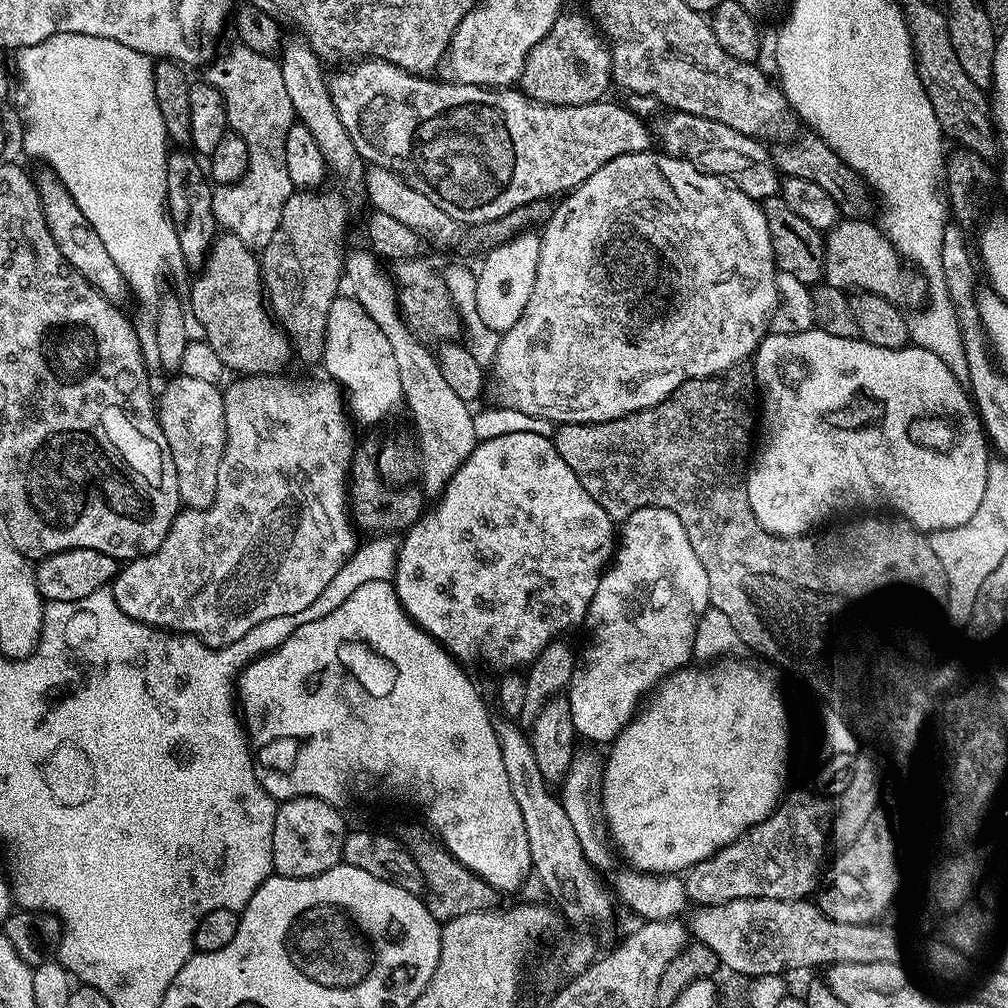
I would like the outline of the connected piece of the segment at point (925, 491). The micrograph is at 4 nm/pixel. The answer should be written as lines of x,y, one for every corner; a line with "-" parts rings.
813,330
802,334
765,335
754,353
754,375
759,395
764,395
764,445
760,448
760,457
756,460
756,473
749,475
747,494
751,508
763,528
779,536
805,535
810,528
836,512
856,506
888,504
889,509
903,514
920,531
937,532
943,528
960,525
974,516
974,510
982,504
982,494
986,494
986,474
990,459
990,441
980,422
980,413
970,395
969,389
950,374
946,362
930,350
915,346
887,348
874,346
856,336
835,336
823,330

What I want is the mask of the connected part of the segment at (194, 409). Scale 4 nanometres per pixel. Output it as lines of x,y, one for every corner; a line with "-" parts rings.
180,374
173,375
173,380
169,382
164,388
164,393
160,396
160,432
165,444
168,445
168,455
174,462
174,470
178,474
178,494
180,495
181,505
190,508
202,508
212,502
212,498
216,493
216,487
218,486
218,466
222,462
222,454
224,453
224,400
222,392
215,383
203,381
201,378
184,374
184,377
178,376

